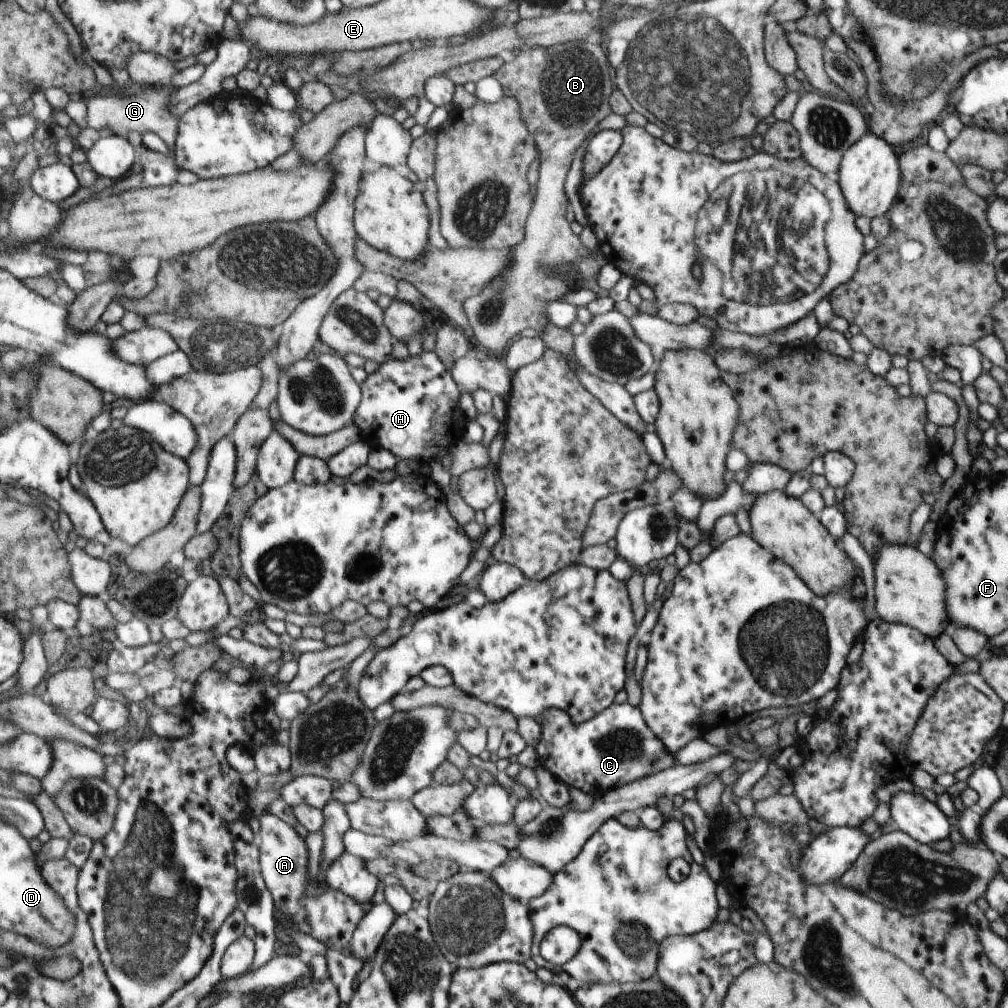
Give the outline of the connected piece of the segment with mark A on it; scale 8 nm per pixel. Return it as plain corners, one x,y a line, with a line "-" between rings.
263,812
257,818
260,821
261,868
263,878
273,895
278,914
287,916
287,919
295,930
310,934
313,938
322,942
327,948
346,952
351,945
352,935
364,916
368,914
372,902
359,902
351,896
345,896
345,892
331,888
325,881
324,886
318,880
307,876
307,844
295,832
295,828
287,822
283,822
277,816

